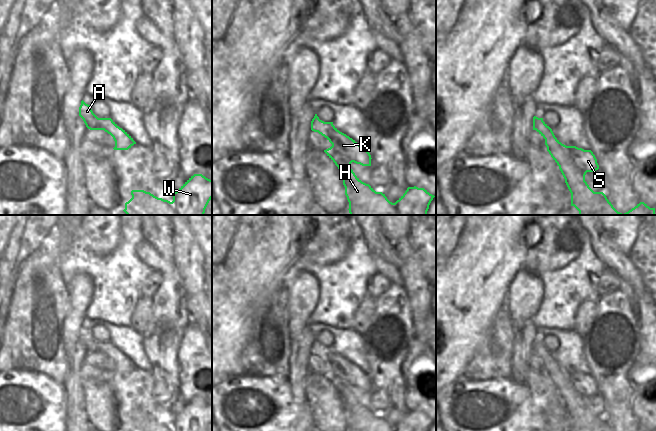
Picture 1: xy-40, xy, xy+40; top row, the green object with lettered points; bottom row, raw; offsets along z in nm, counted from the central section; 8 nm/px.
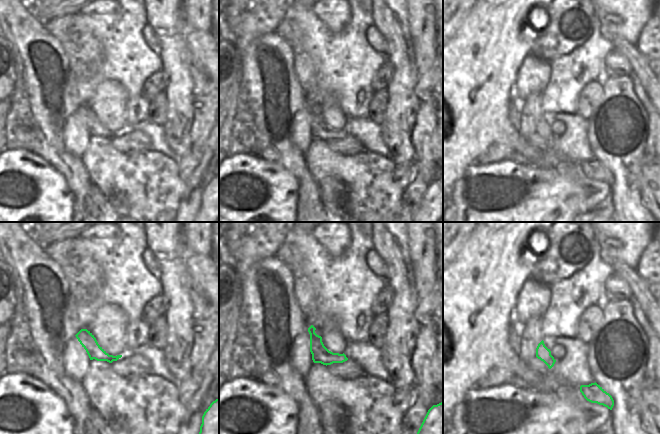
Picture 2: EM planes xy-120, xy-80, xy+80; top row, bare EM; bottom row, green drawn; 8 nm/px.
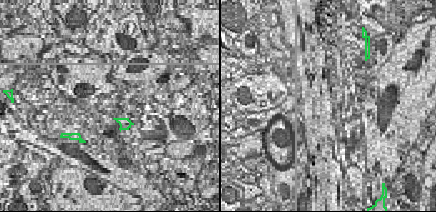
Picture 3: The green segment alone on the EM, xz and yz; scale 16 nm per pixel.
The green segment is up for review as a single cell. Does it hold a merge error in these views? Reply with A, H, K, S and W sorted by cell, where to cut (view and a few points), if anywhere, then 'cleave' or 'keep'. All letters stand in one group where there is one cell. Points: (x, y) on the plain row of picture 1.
A K S / H W; cut in xy+40 along (559, 389), (567, 389), (571, 382), (586, 396); cleave

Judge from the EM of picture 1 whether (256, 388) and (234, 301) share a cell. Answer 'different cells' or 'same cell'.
different cells

